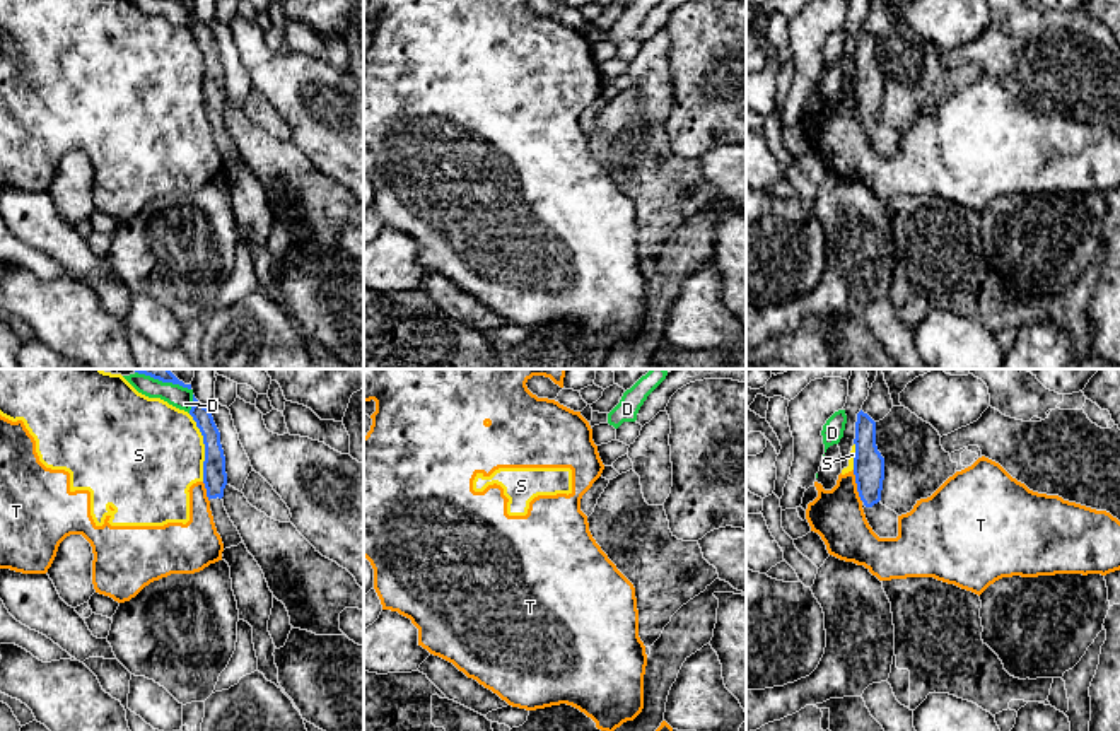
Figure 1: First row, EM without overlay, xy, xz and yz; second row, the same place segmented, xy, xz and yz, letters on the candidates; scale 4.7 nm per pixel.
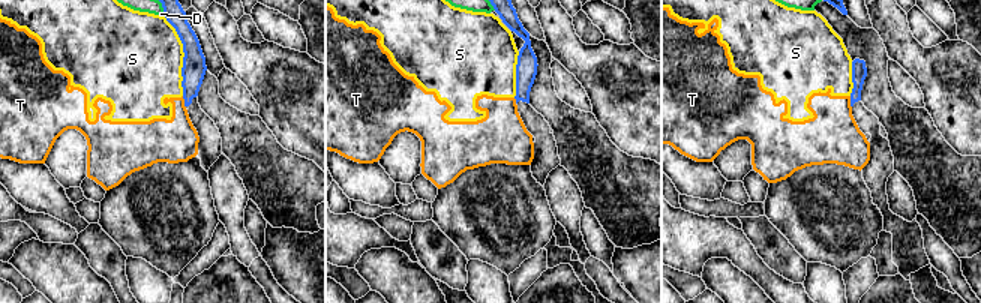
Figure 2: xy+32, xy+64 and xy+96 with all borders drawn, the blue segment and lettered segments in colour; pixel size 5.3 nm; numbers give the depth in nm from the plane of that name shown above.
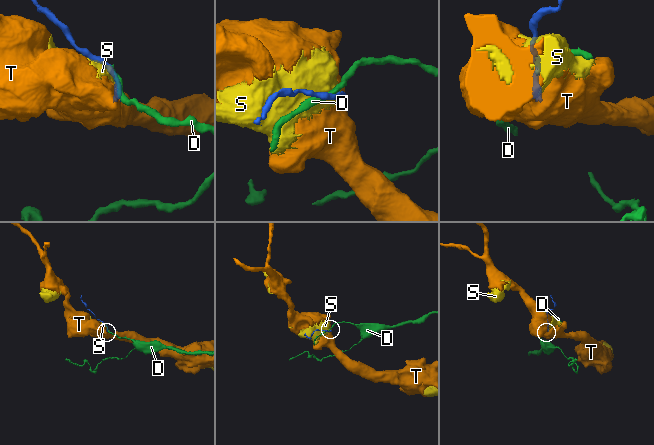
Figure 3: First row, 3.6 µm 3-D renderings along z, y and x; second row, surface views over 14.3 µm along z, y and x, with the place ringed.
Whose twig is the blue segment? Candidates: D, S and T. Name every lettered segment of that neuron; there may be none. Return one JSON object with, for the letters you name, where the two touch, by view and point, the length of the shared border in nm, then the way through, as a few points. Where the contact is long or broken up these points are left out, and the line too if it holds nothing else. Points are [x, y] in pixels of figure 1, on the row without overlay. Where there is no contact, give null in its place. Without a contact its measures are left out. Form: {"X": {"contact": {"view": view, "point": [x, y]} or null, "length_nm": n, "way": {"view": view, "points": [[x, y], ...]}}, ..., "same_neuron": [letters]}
{"same_neuron": []}

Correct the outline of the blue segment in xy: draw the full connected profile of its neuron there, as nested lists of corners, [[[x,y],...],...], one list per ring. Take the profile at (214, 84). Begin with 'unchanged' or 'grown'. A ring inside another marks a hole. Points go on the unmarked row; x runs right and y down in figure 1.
grown | [[[193,12],[193,24],[190,32],[196,39],[203,53],[205,61],[205,79],[203,79],[203,101],[207,106],[207,114],[210,118],[210,128],[213,133],[213,140],[217,150],[222,155],[224,167],[230,164],[237,164],[242,161],[242,155],[230,138],[225,125],[224,125],[224,106],[227,102],[227,91],[225,91],[225,73],[220,61],[220,50],[213,39],[213,34],[207,24],[203,24]]]

